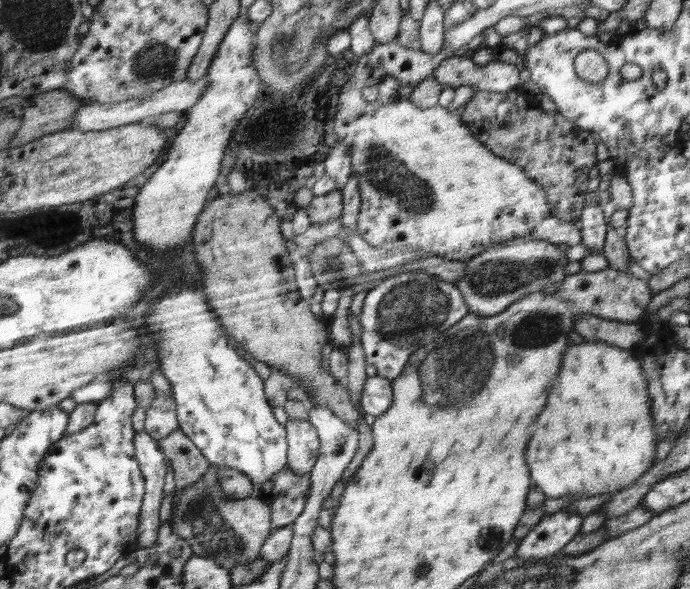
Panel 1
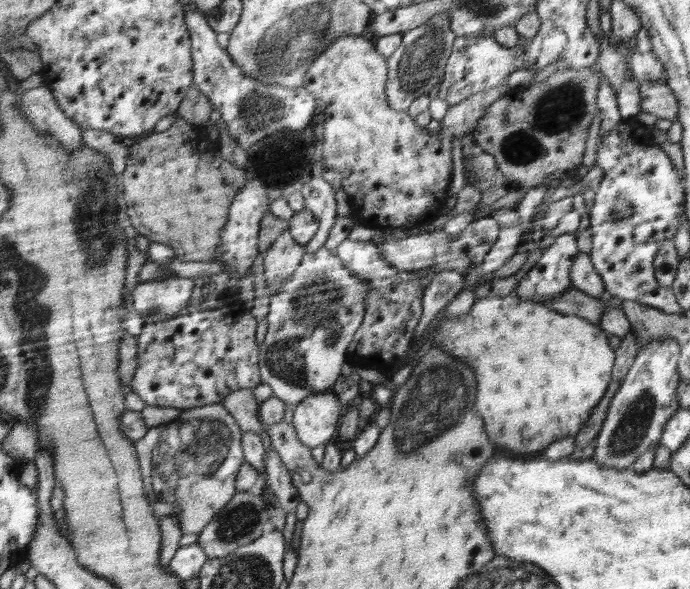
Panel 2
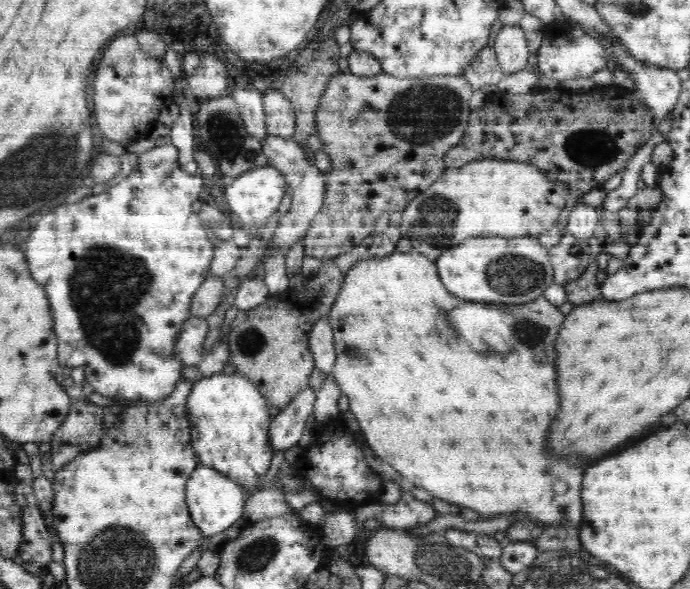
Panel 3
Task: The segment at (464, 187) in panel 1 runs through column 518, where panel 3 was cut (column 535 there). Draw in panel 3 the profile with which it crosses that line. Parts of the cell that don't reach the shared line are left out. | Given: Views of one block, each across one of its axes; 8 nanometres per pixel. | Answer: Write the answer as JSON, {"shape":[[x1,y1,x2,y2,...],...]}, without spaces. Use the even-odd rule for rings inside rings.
{"shape":[[512,159,480,160,460,169,445,169,426,190,418,194,402,211,400,228,404,242,424,258,436,258,440,250,450,250,466,238,474,236,539,237,557,225,560,211,570,198,571,190,563,183,548,179,533,164]]}

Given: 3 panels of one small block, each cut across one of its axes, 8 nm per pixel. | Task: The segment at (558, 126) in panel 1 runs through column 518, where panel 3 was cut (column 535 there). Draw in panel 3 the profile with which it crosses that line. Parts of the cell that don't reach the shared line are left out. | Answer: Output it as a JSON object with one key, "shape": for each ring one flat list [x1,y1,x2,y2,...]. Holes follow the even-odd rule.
{"shape":[[612,84,604,87,595,87,589,92,565,92,556,102,556,110,542,112,528,108,524,116,520,112,514,112,510,120,506,120,506,114,512,114,510,106,502,110,498,106,498,126,496,126,496,103,495,97,489,97,486,104,479,109,471,111,468,126,461,141,454,148,450,149,444,158,446,169,460,169,473,161,512,159,517,162,530,163,543,171,548,179,563,183,570,190,570,198,578,199,592,189,602,188,604,182,624,170,634,154,650,140,654,131,654,117,650,107,640,98,637,98,633,91,623,90]]}

